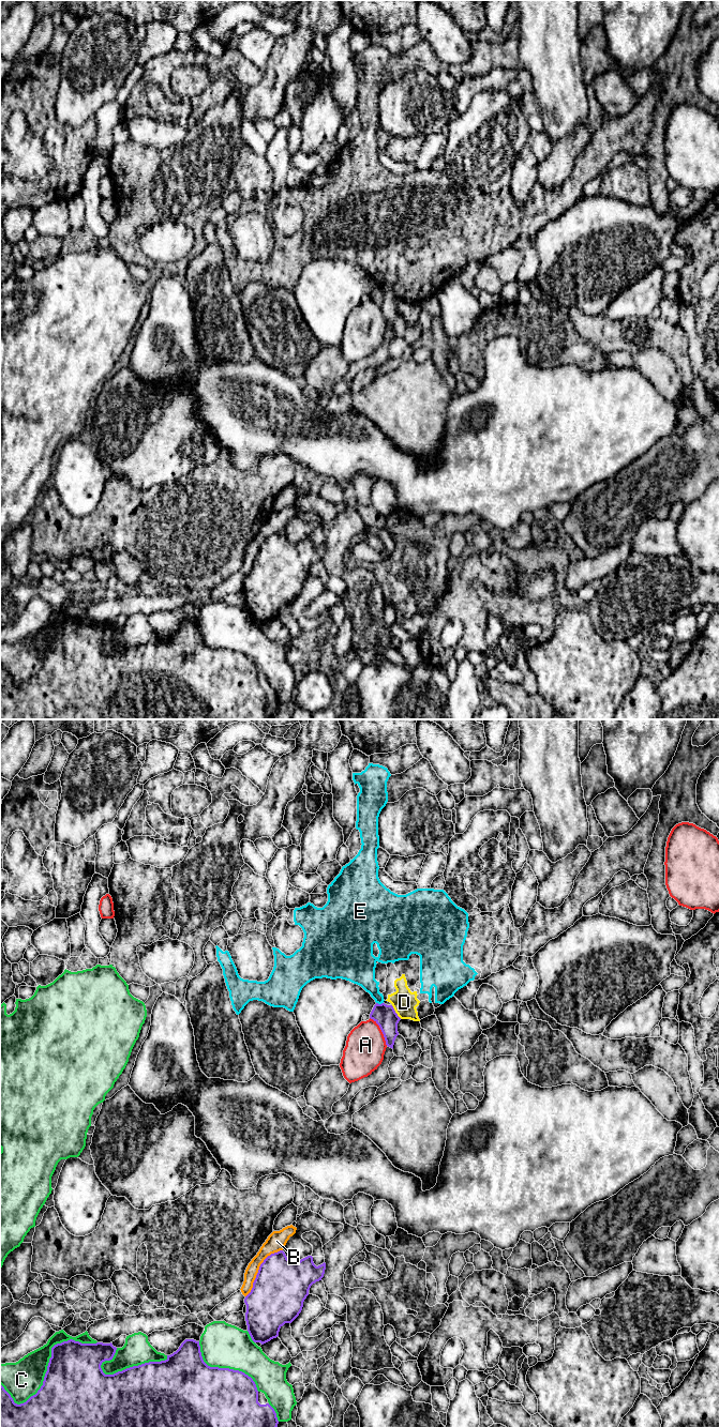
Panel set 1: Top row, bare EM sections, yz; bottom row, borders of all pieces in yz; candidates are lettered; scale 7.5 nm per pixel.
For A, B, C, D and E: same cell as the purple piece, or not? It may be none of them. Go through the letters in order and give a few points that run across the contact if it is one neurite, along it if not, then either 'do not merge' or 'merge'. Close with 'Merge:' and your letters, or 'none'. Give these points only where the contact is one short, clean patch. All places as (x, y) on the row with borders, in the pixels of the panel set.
A: do not merge
B: do not merge
C: do not merge
D: yz (391, 1005), (401, 1018) | do not merge
E: yz (376, 1002), (383, 1003) | do not merge
Merge: none

